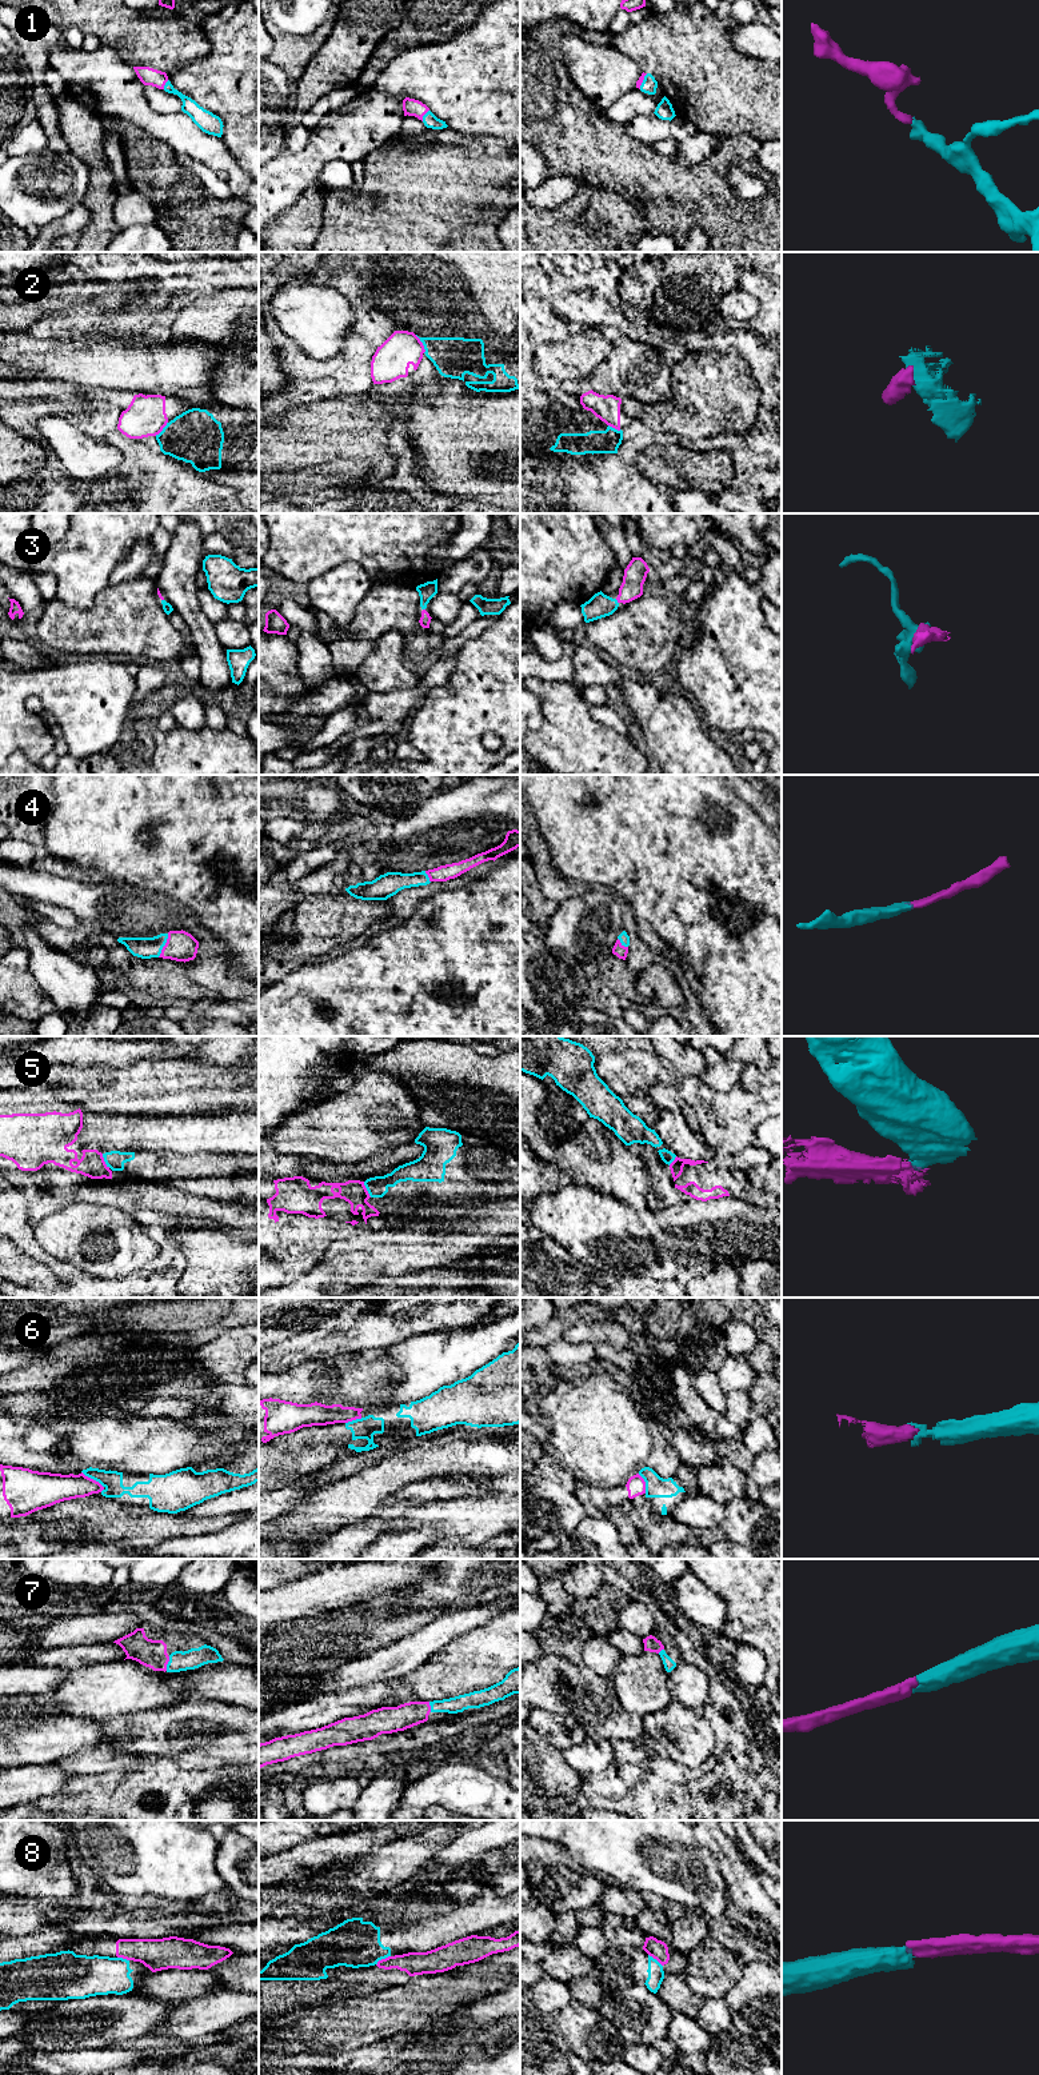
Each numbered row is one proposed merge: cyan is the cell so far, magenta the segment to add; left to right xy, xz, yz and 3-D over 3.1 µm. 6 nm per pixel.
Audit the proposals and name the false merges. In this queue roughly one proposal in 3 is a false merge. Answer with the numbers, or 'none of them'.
2, 5, 6, 8

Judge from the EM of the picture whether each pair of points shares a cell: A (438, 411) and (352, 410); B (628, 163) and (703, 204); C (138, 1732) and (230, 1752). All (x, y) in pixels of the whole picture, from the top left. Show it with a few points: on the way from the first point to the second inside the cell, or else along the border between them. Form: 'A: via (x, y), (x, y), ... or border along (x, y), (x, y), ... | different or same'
A: border along (398, 399), (396, 410) | different
B: via (647, 180), (674, 198), (684, 198) | same
C: via (160, 1731), (196, 1731), (202, 1736), (207, 1736) | same

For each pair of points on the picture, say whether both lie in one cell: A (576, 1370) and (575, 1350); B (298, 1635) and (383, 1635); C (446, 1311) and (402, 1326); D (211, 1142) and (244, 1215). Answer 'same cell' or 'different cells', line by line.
A: different cells
B: same cell
C: same cell
D: different cells

